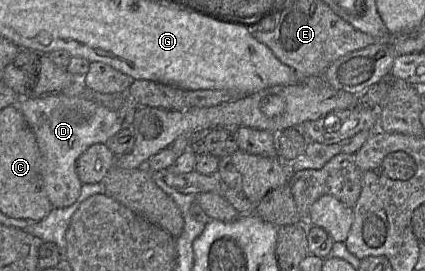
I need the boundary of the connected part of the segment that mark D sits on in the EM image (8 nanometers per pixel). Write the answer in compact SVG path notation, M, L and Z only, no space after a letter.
M62 92L40 97L20 97L16 106L35 135L41 155L41 177L52 207L71 206L77 200L82 186L76 172L77 159L91 145L105 144L122 129L119 116L92 99L68 96Z

